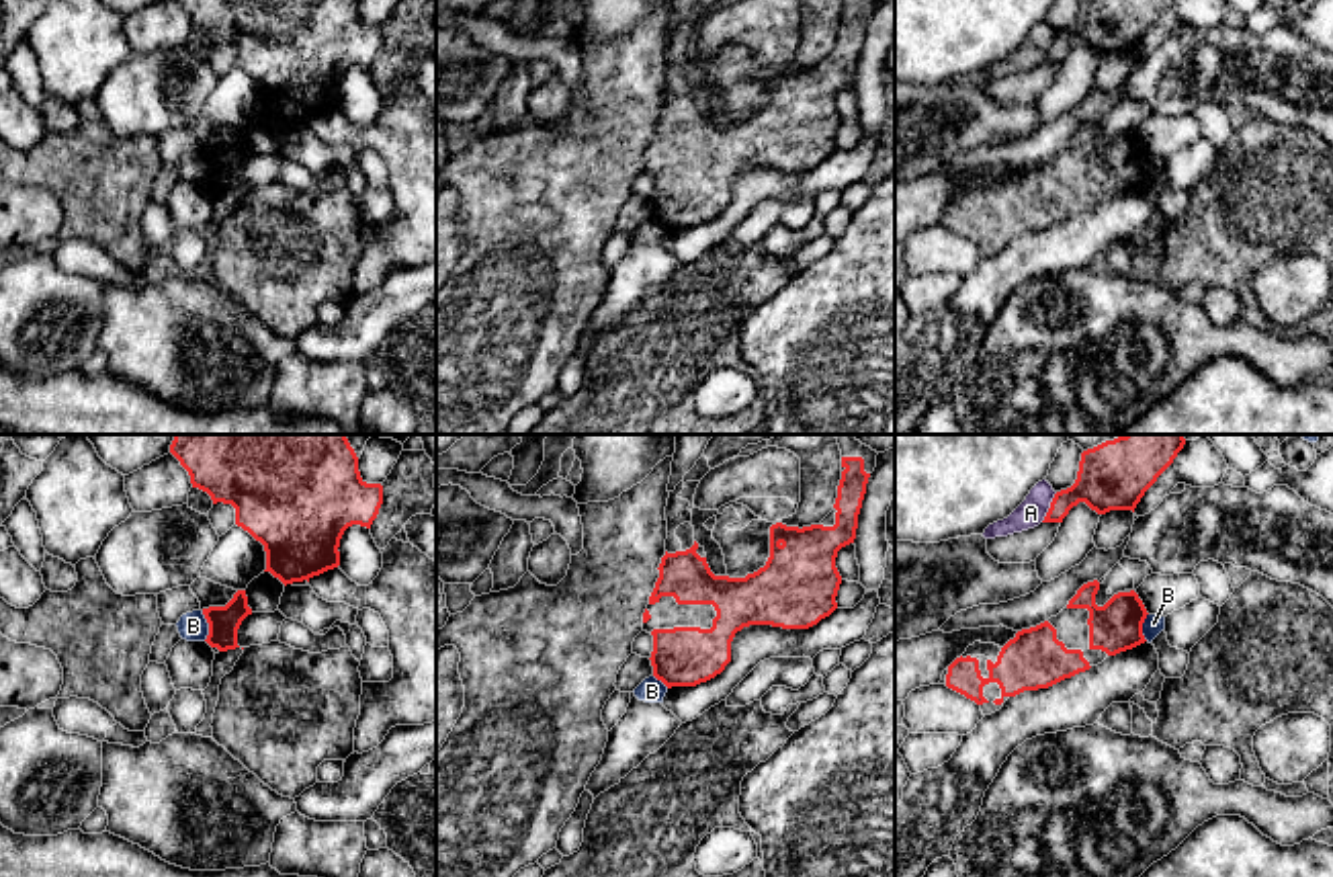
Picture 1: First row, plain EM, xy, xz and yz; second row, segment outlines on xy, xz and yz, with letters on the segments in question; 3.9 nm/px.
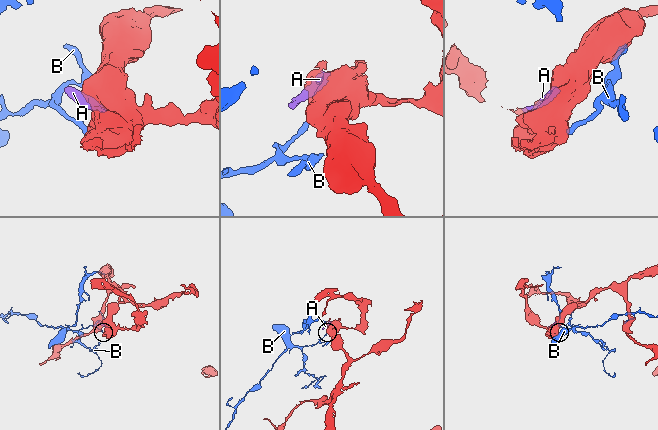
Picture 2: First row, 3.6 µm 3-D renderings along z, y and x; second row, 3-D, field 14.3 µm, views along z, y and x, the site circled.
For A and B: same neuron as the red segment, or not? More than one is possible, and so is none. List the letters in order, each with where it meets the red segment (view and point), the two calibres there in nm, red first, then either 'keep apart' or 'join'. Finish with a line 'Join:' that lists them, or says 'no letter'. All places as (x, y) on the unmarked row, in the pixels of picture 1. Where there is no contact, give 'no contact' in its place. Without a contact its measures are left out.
A: yz (1051, 48) | 200/110 nm | keep apart
B: xy (209, 166) | 130/110 nm | keep apart
Join: no letter

